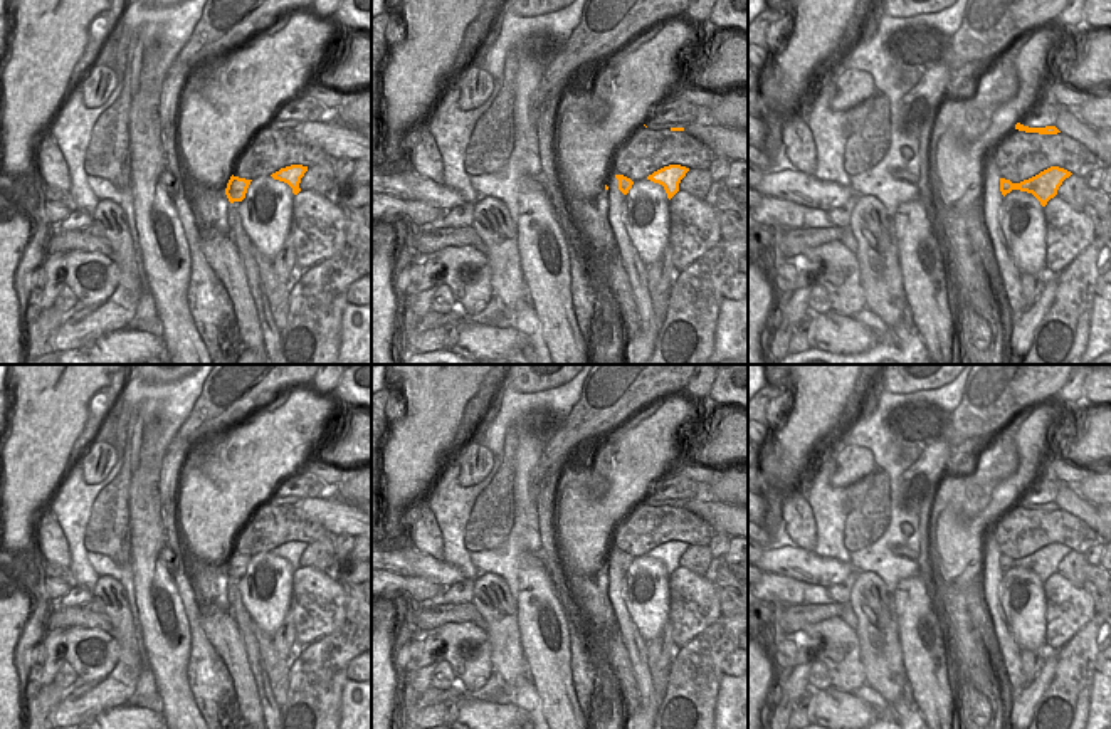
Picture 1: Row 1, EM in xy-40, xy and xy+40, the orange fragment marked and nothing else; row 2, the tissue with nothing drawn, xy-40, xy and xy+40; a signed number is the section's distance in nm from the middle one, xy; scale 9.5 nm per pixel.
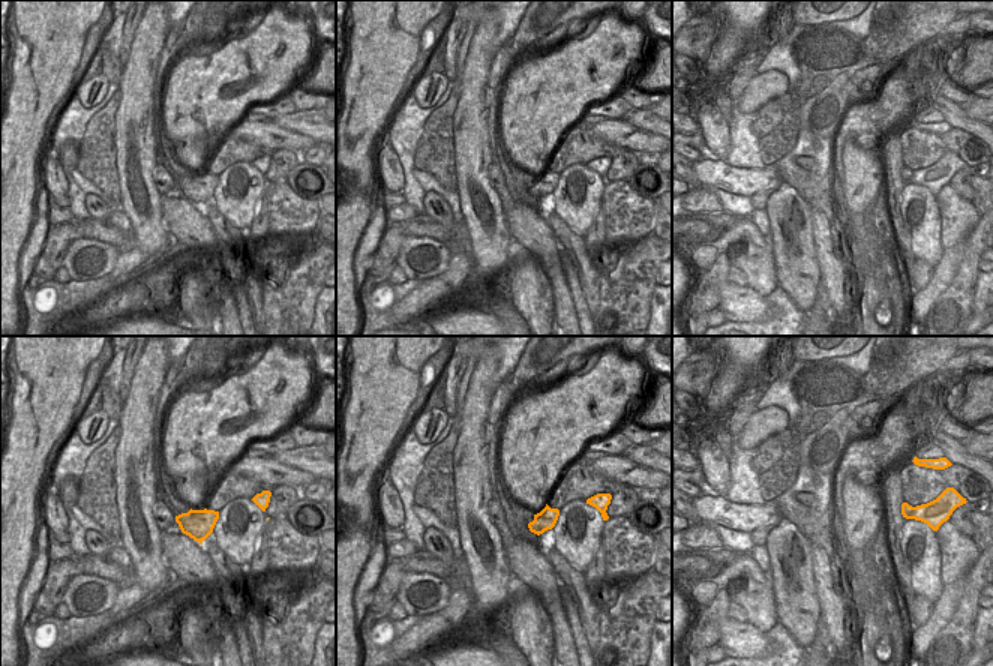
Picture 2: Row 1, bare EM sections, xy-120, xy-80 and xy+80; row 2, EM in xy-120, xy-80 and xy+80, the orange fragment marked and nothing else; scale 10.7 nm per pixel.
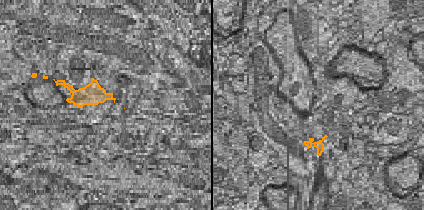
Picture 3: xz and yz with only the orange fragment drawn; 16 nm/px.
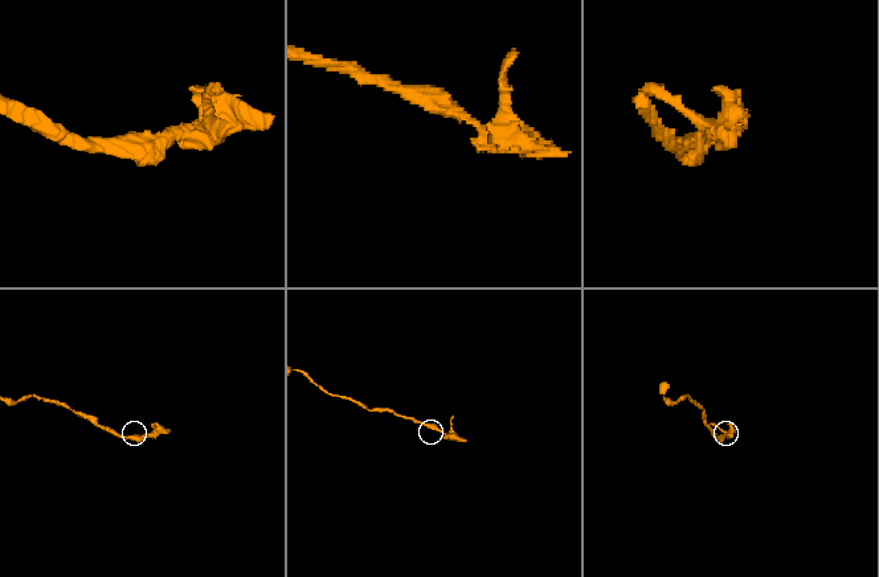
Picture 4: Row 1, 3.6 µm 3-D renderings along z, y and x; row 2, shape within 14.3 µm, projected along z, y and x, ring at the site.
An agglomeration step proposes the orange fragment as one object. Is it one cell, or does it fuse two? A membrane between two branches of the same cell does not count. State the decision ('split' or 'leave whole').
split

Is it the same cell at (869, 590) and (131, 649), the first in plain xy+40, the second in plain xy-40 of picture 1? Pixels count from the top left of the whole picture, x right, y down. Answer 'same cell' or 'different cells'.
same cell

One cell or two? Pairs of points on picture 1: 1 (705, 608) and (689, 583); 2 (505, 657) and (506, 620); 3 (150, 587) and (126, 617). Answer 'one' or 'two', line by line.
1: one
2: one
3: two

